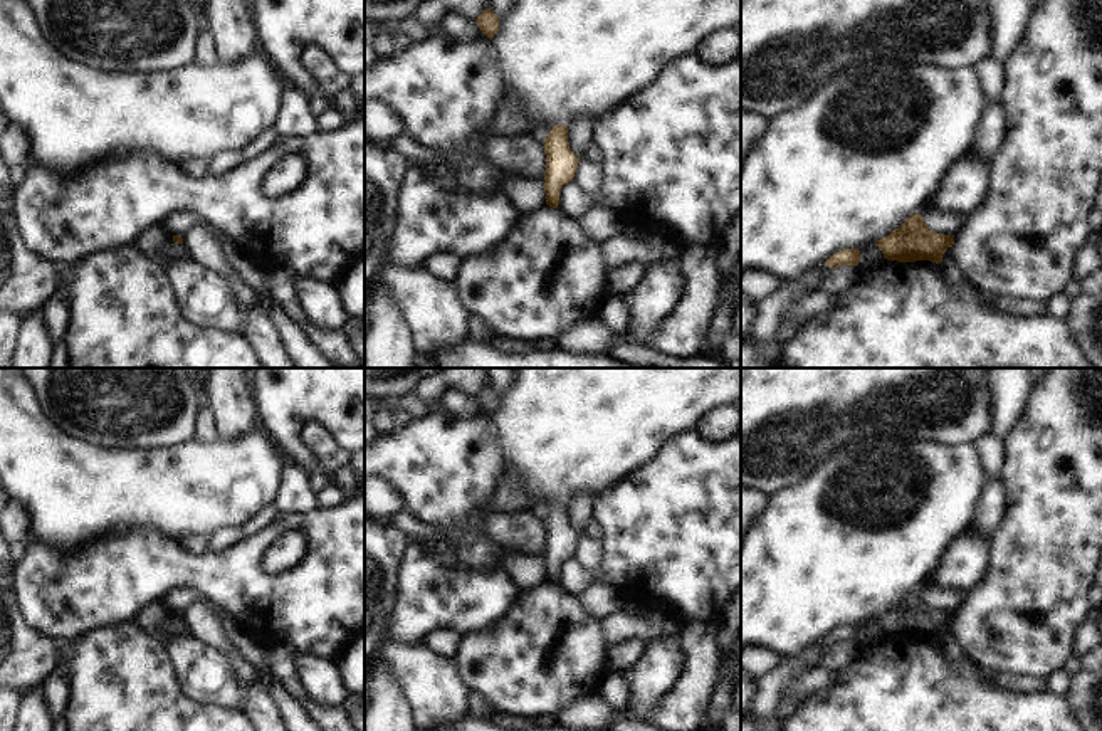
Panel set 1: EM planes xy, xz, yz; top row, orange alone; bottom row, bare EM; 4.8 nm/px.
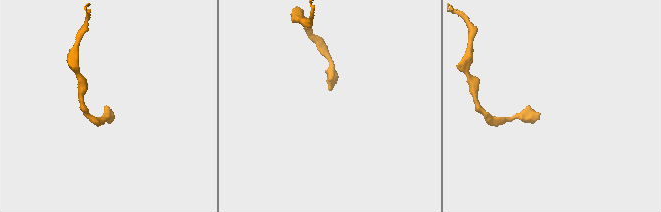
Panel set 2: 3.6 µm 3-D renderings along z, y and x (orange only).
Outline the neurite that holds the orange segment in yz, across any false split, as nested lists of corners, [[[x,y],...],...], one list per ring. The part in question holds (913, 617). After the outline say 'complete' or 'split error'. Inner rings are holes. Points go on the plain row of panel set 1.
[[[921,588],[910,592],[899,605],[875,618],[884,635],[899,639],[942,639],[942,630],[954,622],[954,612],[931,607]]]; complete

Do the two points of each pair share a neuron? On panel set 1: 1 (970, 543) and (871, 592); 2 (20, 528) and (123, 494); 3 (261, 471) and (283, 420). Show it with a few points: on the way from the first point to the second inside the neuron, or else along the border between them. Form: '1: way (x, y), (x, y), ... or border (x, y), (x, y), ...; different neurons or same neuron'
1: border (970, 528), (949, 546), (936, 573); different neurons
2: border (17, 501), (29, 515), (29, 538), (32, 541); different neurons
3: border (257, 425), (288, 461); different neurons

